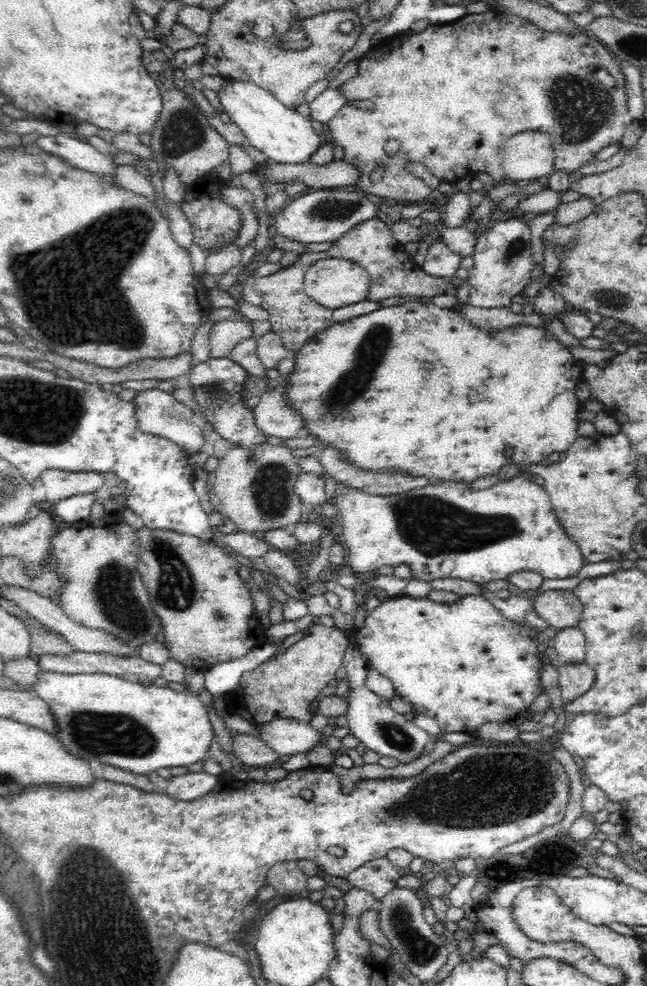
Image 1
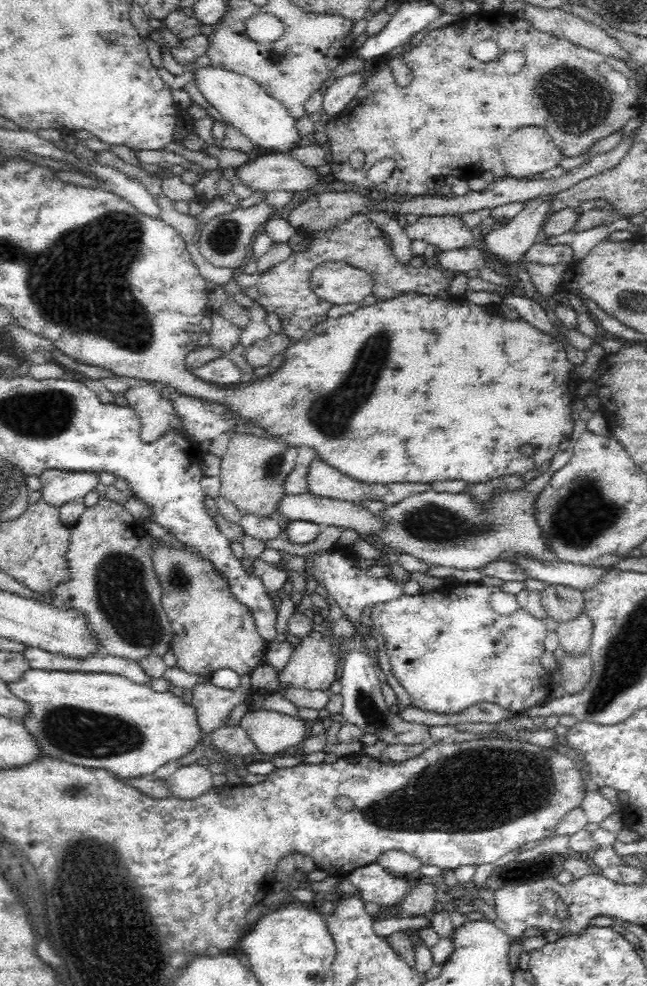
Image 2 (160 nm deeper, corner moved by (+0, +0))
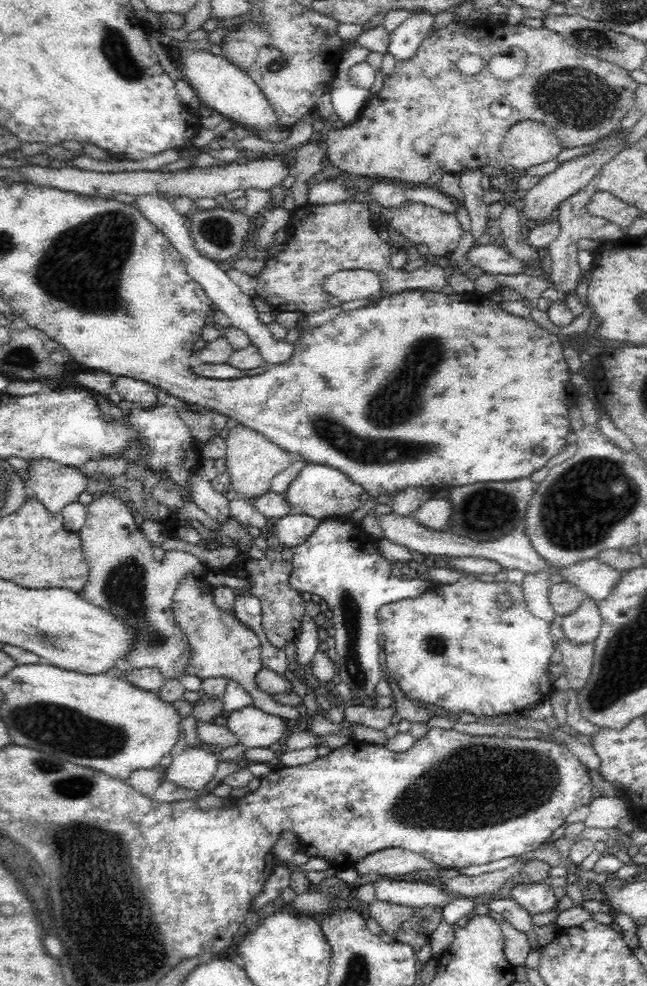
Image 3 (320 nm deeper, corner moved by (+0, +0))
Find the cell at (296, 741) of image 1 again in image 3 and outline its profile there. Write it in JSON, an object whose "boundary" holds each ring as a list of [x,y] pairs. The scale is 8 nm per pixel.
{"boundary":[[[254,705],[230,712],[221,722],[246,748],[268,747],[278,742],[291,725],[282,717],[266,714]]]}

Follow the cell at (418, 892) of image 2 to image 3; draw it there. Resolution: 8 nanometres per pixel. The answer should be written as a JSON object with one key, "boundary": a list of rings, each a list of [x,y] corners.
{"boundary":[[[378,898],[369,904],[369,917],[375,920],[382,932],[389,934],[394,940],[400,939],[400,926],[408,920],[415,910],[406,906],[398,906],[380,901]]]}

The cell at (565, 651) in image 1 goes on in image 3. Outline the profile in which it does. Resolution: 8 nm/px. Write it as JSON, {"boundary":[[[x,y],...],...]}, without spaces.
{"boundary":[[[591,597],[584,599],[579,607],[559,620],[563,626],[564,636],[576,644],[595,640],[601,629],[602,615],[597,601]]]}

